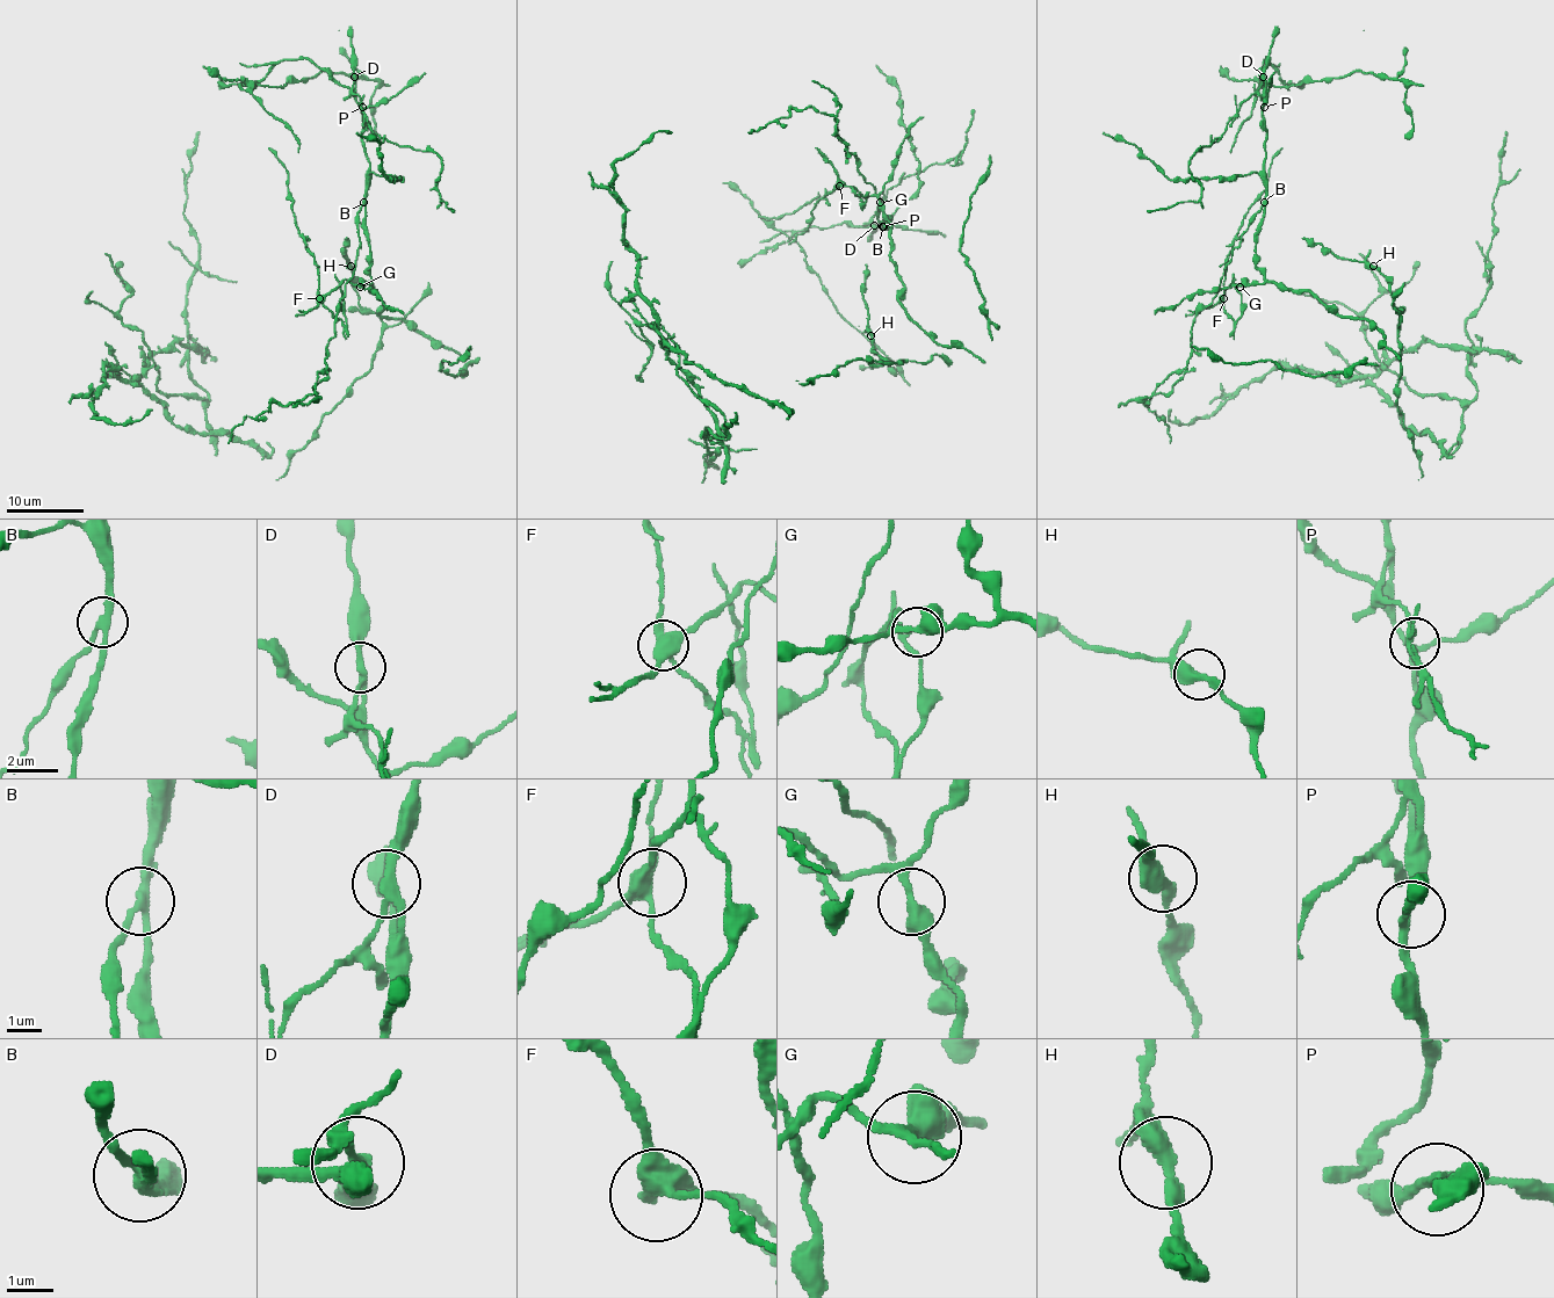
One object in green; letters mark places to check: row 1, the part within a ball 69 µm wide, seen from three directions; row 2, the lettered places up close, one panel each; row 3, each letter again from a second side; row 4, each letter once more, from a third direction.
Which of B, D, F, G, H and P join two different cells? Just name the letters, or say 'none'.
B, D, F

